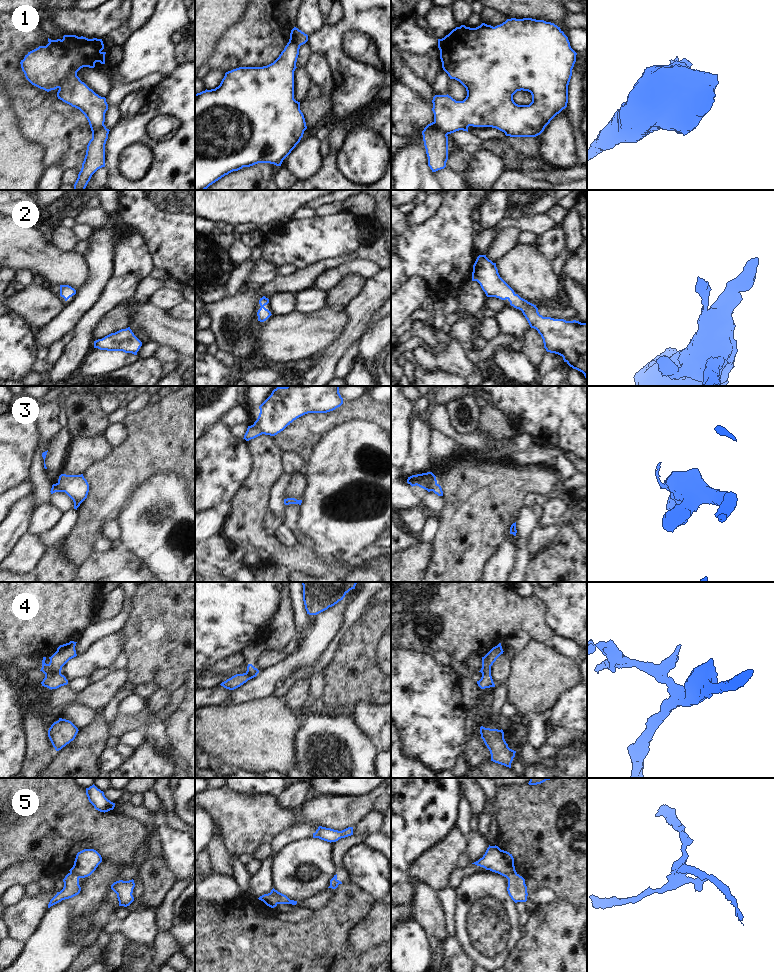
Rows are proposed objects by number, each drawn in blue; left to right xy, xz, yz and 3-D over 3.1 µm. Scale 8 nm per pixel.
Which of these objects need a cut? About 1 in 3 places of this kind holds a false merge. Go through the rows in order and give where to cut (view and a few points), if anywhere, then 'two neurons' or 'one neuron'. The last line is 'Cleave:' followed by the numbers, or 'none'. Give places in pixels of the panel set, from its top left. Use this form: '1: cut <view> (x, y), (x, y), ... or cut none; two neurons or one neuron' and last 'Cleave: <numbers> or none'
1: cut yz (434, 121), (447, 134); two neurons
2: cut none; one neuron
3: cut xz (253, 424), (264, 433); two neurons
4: cut xy (48, 664), (52, 672), (60, 673); two neurons
5: cut xz (270, 892), (277, 903); two neurons
Cleave: 1, 3, 4, 5

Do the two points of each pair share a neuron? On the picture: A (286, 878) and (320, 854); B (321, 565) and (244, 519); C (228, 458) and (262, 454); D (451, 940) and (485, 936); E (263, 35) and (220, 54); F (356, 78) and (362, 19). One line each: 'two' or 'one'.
A: one
B: one
C: two
D: two
E: one
F: one

